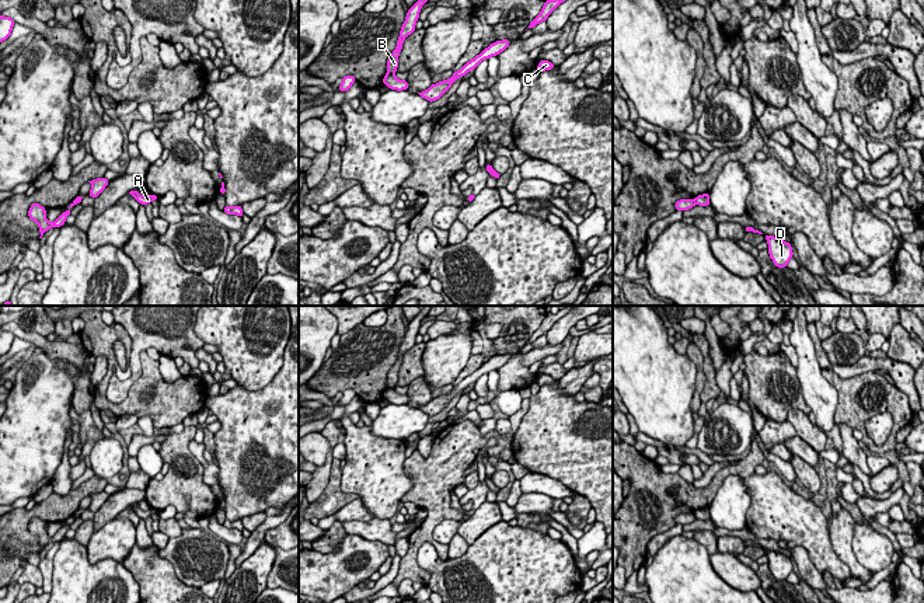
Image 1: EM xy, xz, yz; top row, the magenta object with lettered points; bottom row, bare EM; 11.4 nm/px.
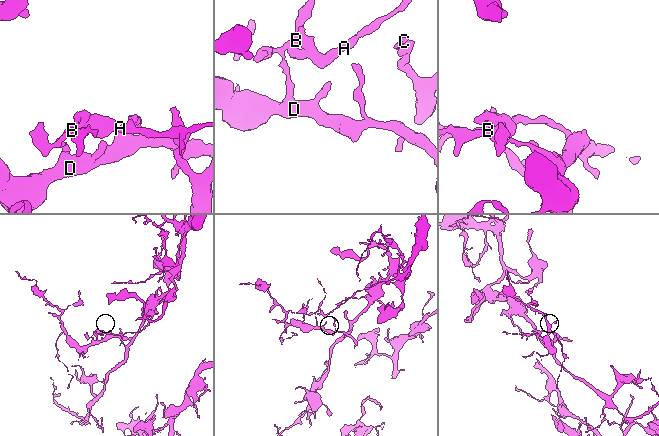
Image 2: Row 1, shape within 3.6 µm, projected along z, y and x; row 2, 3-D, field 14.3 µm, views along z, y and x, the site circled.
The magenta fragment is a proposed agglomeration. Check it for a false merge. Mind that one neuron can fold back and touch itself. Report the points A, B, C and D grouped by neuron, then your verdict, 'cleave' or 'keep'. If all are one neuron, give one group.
groups A C / B D; cleave

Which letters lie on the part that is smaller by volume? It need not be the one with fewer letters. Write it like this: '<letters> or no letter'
B, D

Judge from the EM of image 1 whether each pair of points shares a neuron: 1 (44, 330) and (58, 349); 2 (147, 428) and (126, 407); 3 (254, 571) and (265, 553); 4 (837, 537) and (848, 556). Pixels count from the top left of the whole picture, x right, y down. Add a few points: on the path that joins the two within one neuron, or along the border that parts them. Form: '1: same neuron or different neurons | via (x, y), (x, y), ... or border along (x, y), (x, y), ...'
1: different neurons | border along (20, 326), (24, 330), (35, 331), (45, 337)
2: different neurons | border along (139, 417), (149, 417), (154, 427)
3: same neuron | via (257, 567), (262, 557)
4: same neuron | via (841, 541), (844, 551)

